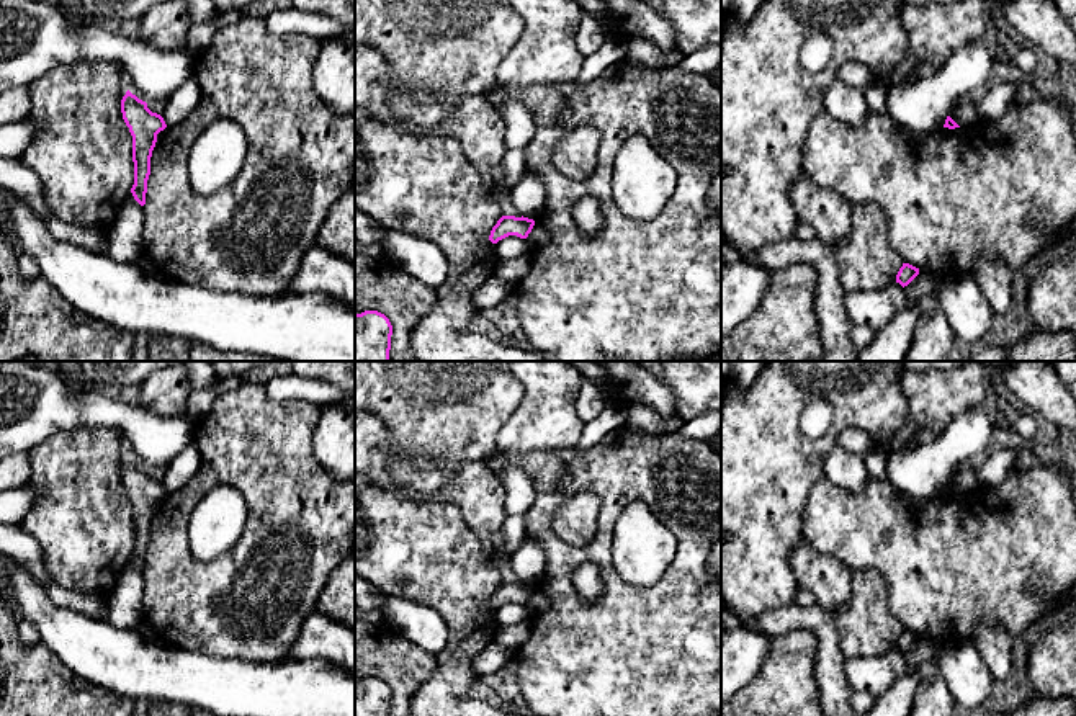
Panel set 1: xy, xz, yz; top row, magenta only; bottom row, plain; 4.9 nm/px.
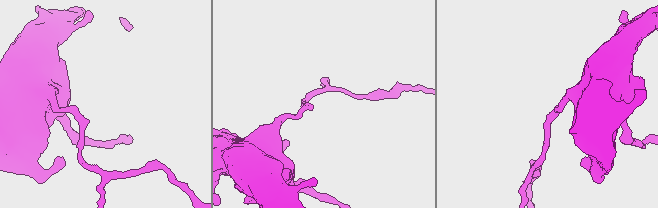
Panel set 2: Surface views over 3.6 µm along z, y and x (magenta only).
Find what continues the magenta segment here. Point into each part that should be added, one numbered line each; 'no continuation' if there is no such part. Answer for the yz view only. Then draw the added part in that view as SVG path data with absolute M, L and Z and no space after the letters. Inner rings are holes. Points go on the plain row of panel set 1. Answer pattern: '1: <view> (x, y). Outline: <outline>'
no continuation

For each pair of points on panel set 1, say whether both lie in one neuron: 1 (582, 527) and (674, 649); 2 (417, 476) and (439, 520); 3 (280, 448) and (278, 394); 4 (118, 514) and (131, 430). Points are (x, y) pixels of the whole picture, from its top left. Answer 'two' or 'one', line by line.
1: two
2: two
3: two
4: two

